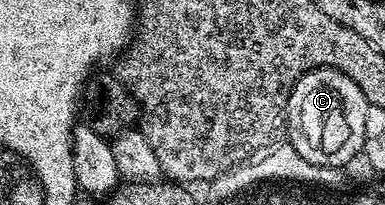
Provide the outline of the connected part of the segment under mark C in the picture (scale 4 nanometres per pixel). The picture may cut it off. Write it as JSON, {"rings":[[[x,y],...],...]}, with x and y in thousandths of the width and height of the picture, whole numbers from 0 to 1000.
{"rings":[[[813,332],[808,351],[792,351],[764,410],[753,444],[748,517],[743,522],[743,663],[748,693],[790,771],[813,800],[829,800],[836,820],[886,824],[888,800],[906,780],[930,780],[945,712],[945,537],[953,502],[935,420],[914,400],[888,351],[870,332]]]}

